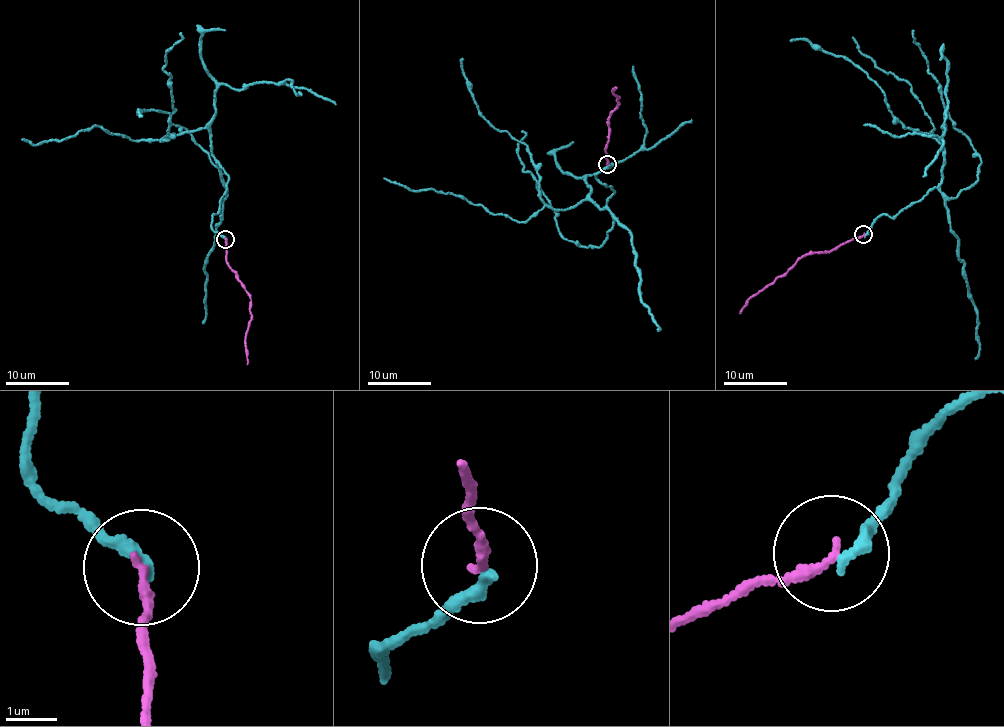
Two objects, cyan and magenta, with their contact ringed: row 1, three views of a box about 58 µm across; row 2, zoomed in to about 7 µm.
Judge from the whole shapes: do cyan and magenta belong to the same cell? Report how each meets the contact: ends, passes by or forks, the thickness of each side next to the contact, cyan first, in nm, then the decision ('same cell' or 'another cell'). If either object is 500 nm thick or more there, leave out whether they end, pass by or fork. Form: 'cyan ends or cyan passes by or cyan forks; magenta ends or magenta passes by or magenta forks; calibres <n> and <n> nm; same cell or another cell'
cyan ends; magenta ends; calibres 240 and 190 nm; same cell

